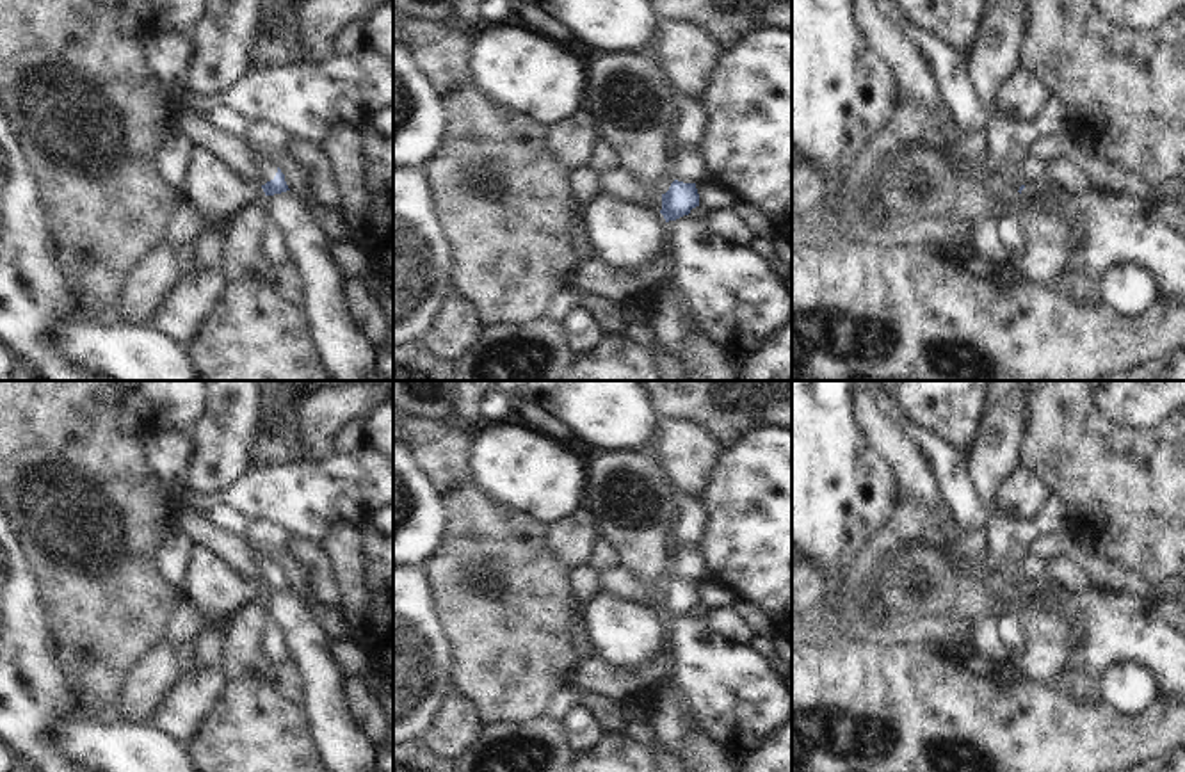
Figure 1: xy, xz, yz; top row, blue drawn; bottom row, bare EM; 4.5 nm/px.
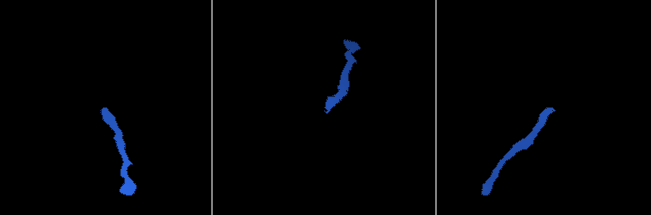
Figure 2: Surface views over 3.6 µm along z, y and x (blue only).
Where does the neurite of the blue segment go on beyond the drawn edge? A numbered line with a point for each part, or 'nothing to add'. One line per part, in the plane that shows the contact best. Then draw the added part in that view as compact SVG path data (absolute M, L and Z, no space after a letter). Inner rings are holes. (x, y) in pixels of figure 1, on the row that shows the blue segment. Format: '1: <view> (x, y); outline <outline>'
1: xy (267, 171); outline M258 162L258 173L260 173L260 185L265 185L267 181L274 180L278 173L278 164Z

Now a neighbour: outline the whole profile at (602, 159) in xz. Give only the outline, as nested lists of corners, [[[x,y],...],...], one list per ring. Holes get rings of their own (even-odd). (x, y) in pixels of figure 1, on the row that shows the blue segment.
[[[598,137],[587,157],[587,165],[601,176],[619,167],[619,157],[603,139]]]

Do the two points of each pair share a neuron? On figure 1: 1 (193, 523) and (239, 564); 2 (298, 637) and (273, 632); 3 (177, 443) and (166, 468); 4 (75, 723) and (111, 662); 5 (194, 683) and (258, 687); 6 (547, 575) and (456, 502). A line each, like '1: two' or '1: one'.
1: one
2: two
3: one
4: two
5: two
6: one

